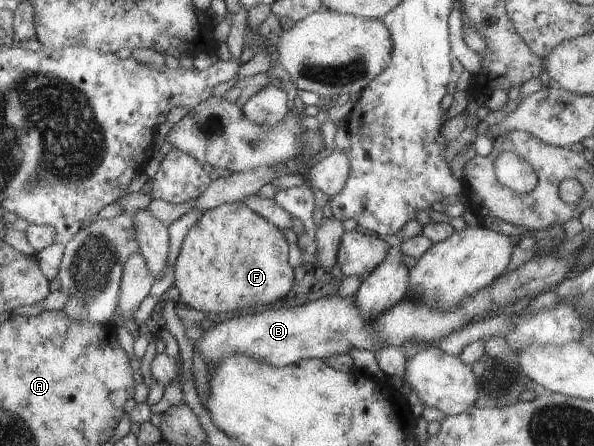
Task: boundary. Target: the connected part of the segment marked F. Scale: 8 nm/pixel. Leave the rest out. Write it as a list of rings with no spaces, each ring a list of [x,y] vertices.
[[[228,202],[209,209],[205,211],[199,217],[199,220],[186,232],[185,238],[183,239],[174,268],[174,284],[179,290],[176,296],[188,306],[203,310],[203,312],[213,312],[213,314],[225,314],[225,312],[233,312],[233,310],[239,310],[239,308],[251,308],[251,306],[257,306],[257,304],[271,304],[271,302],[283,298],[293,286],[295,271],[294,267],[292,267],[288,261],[290,241],[291,238],[287,232],[277,228],[275,224],[265,220],[265,218],[259,216],[256,212],[253,212],[245,203]]]

